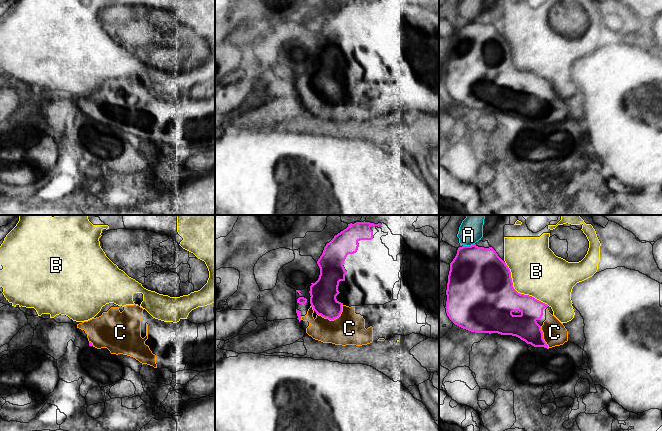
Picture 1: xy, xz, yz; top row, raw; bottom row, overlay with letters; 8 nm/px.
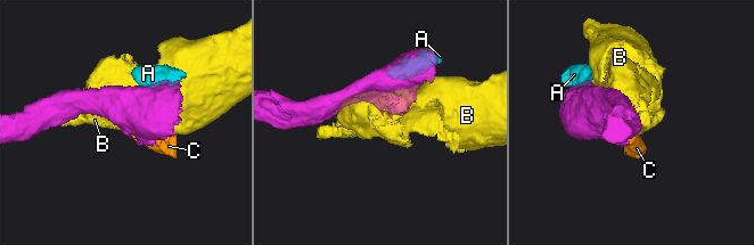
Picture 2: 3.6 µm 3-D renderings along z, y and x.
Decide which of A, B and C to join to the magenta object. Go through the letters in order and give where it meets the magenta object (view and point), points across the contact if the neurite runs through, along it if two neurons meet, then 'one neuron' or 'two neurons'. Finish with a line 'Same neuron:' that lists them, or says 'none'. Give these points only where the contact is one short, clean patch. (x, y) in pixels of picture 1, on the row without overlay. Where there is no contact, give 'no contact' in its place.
A: meets magenta in yz at (468, 22); border along yz (474, 19), (463, 22); two neurons
B: meets magenta in yz at (517, 68); two neurons
C: meets magenta in xz at (333, 95); runs through xz (323, 68), (323, 78), (333, 95), (338, 100), (349, 104); one neuron
Same neuron: C

